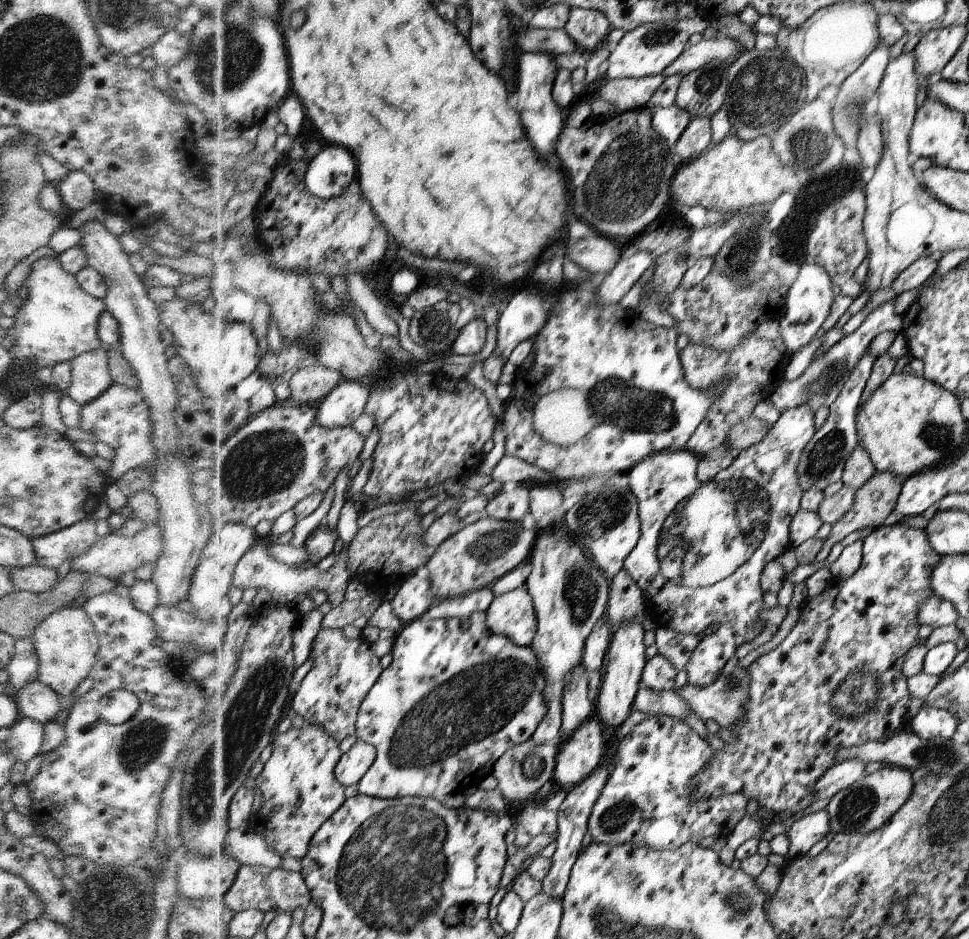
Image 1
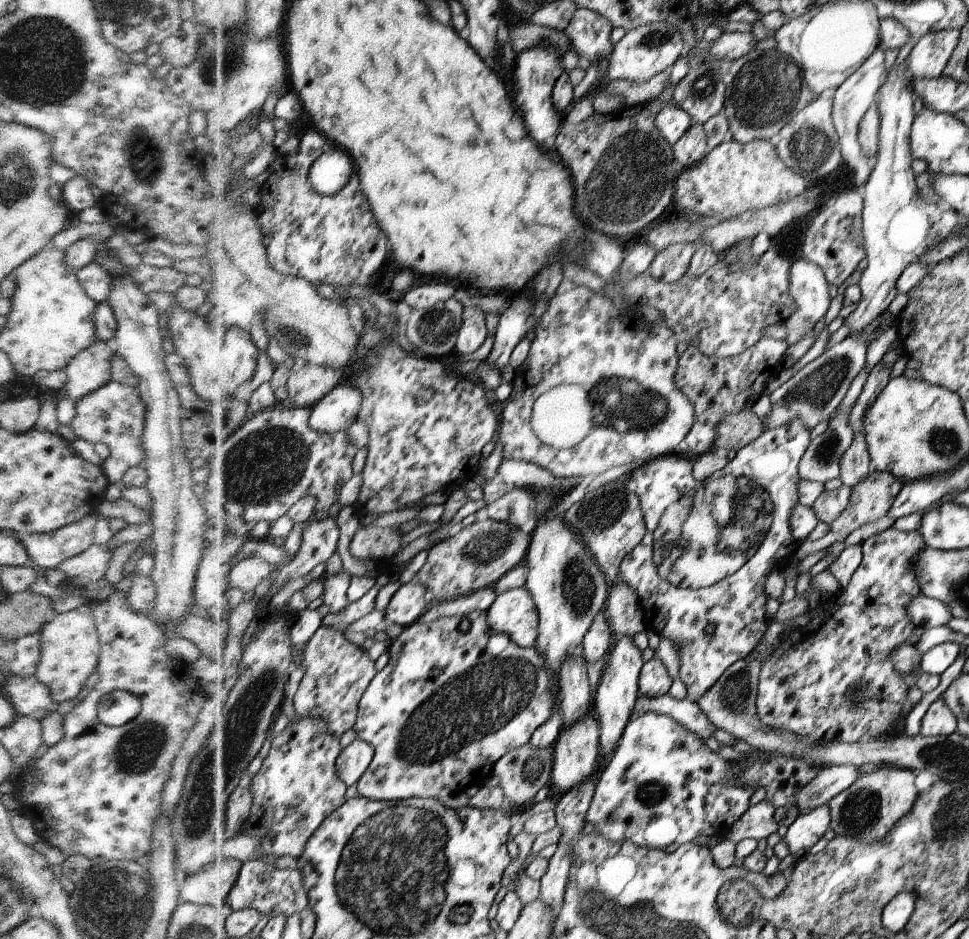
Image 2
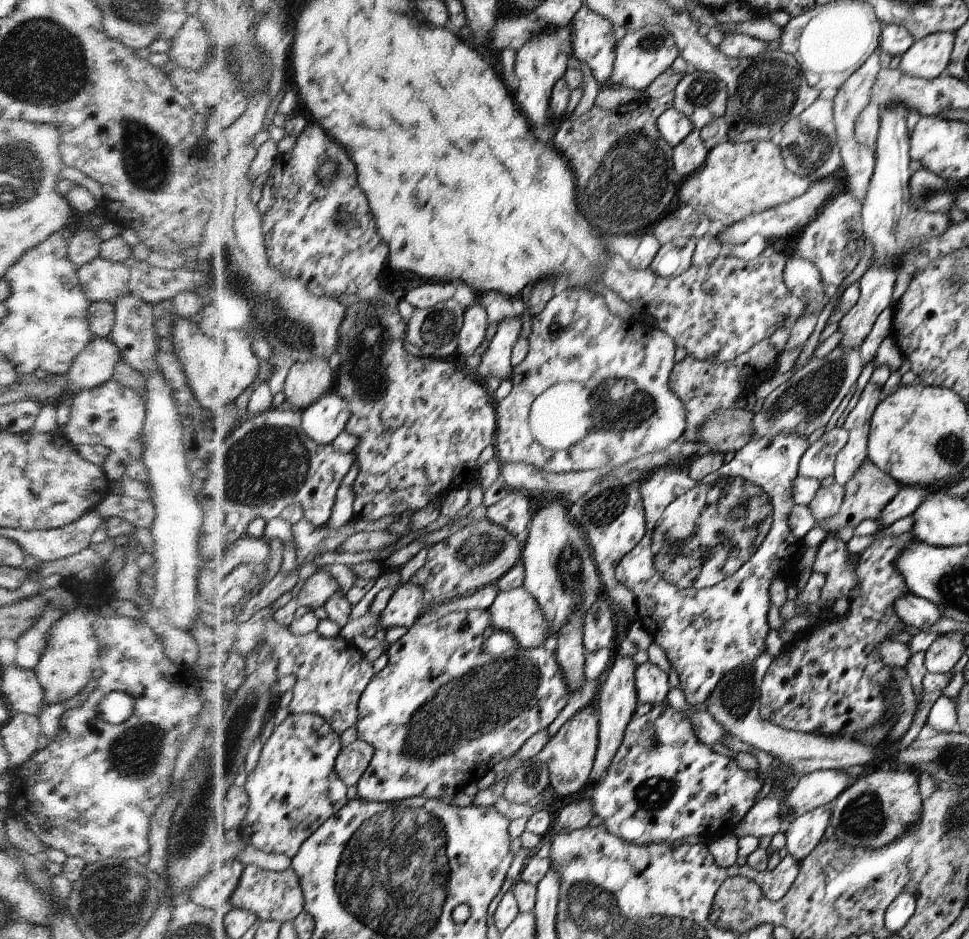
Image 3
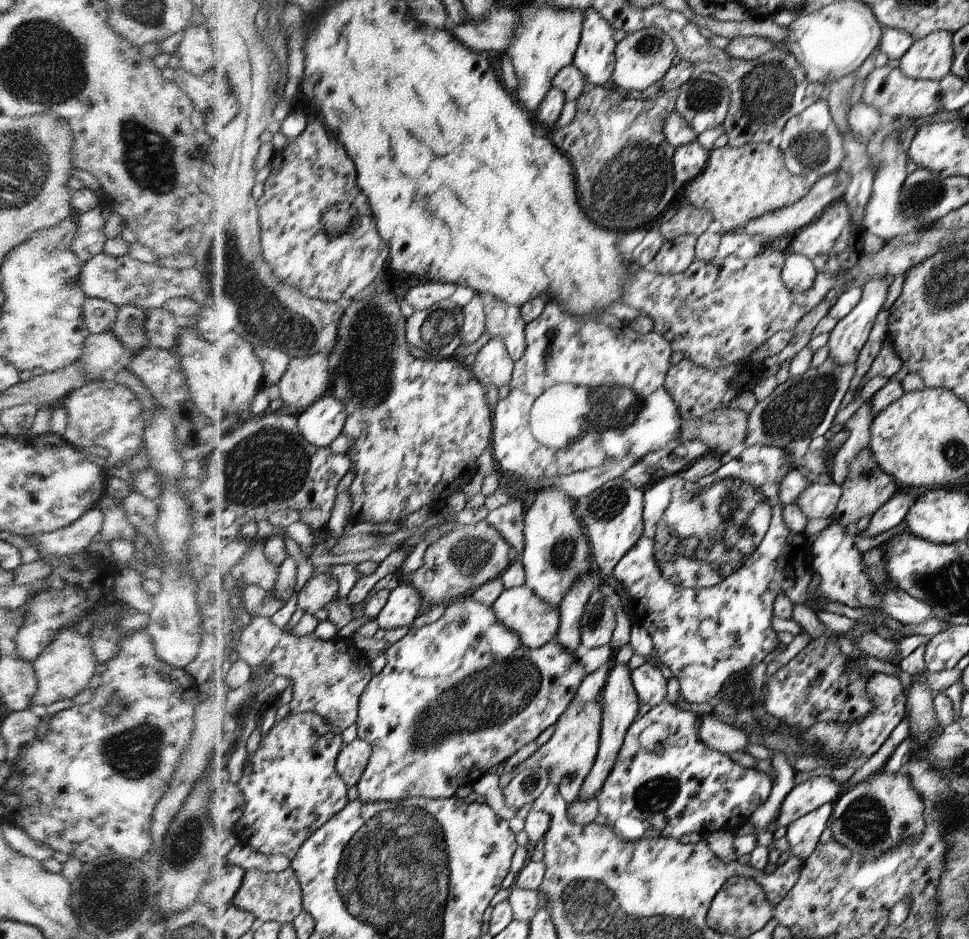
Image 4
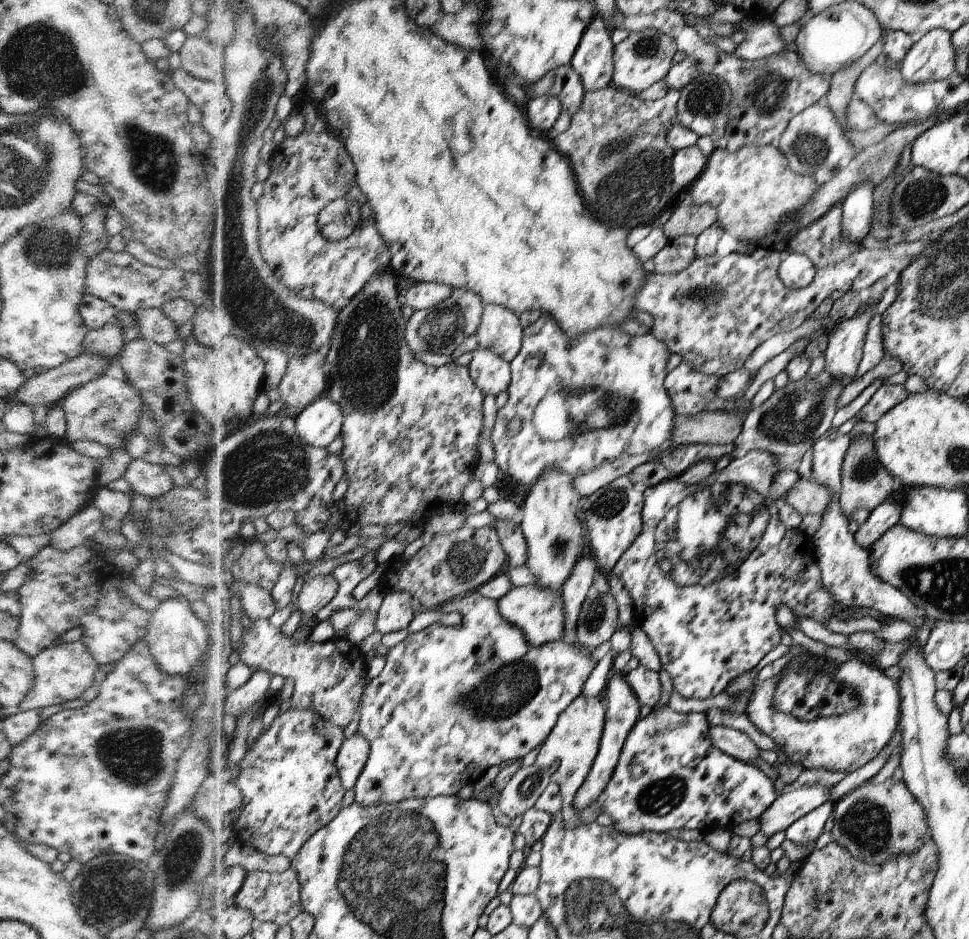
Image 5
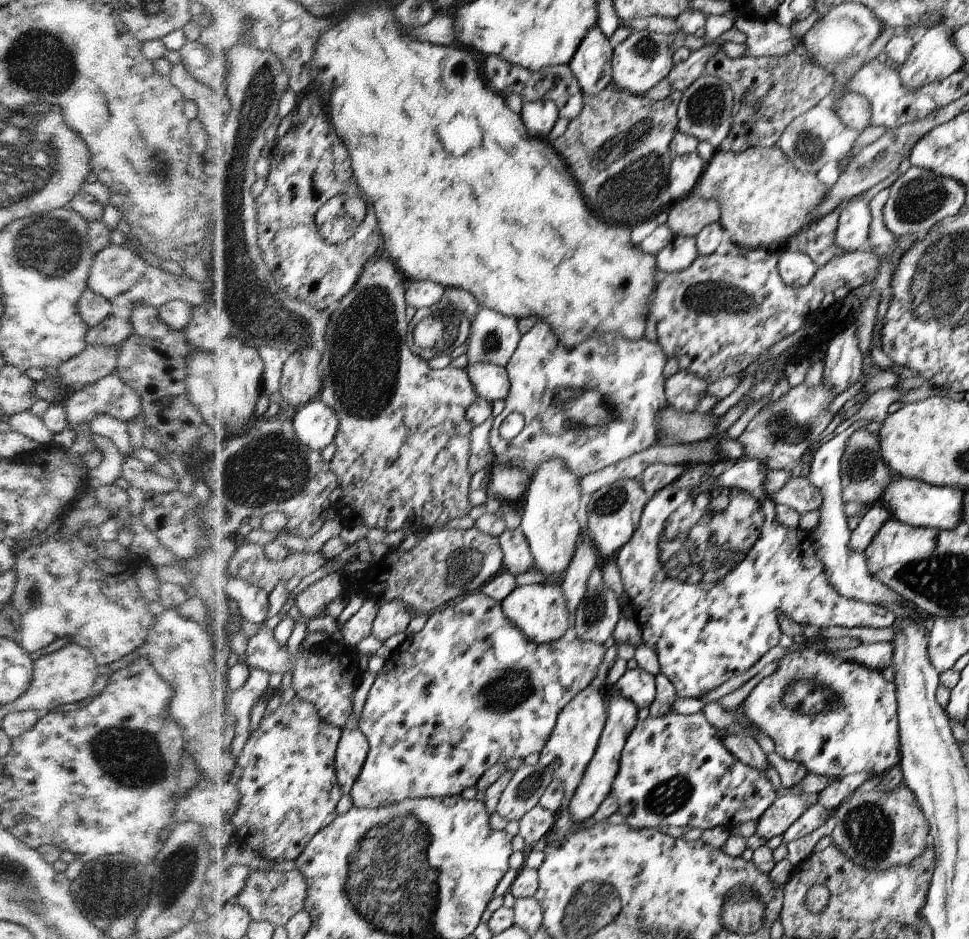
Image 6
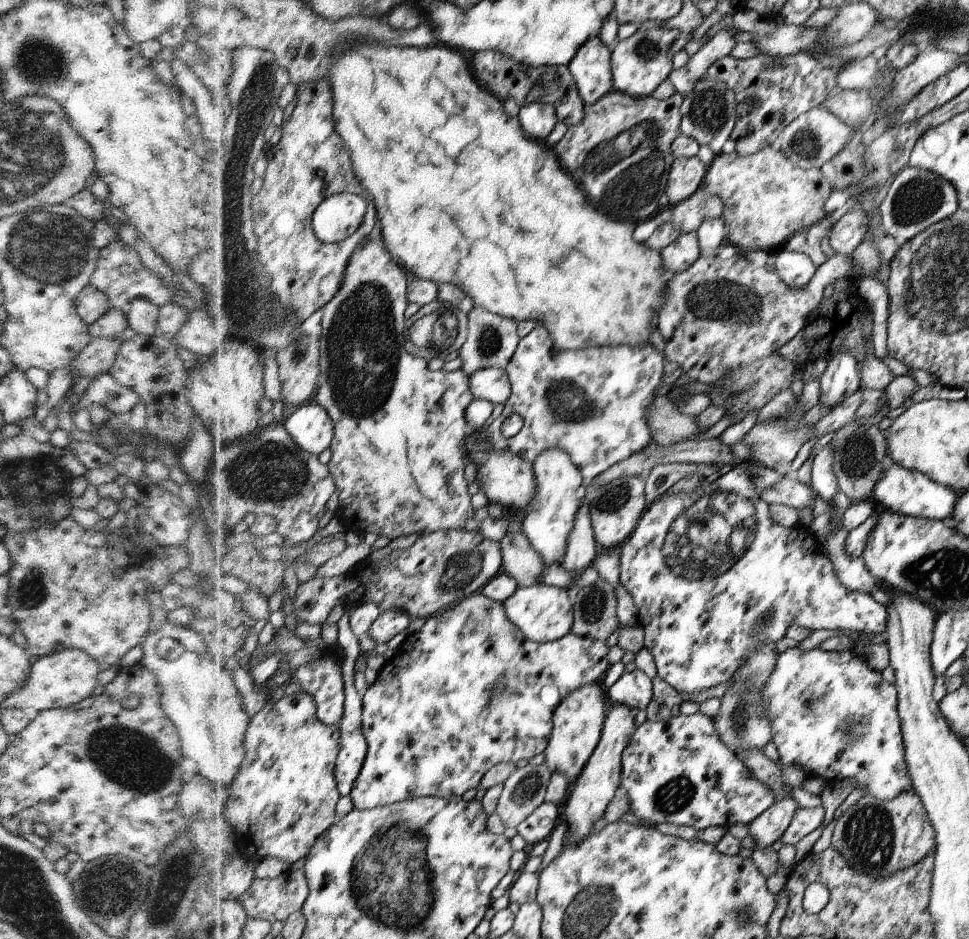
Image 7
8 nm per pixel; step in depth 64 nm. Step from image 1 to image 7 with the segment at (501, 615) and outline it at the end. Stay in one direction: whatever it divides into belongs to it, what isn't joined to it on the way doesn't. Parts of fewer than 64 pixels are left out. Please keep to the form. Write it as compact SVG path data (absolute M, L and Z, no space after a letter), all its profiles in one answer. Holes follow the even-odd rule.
M543 583L518 588L506 602L505 614L529 640L543 644L562 639L573 629L572 593L558 586Z

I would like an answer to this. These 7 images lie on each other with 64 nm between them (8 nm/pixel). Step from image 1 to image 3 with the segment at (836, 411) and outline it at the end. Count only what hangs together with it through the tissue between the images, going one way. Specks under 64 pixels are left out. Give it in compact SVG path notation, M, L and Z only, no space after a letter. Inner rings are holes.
M836 424L832 430L824 432L822 438L804 452L799 475L818 482L826 477L835 478L836 456L848 444L849 438L850 432L844 428L844 424L841 427Z

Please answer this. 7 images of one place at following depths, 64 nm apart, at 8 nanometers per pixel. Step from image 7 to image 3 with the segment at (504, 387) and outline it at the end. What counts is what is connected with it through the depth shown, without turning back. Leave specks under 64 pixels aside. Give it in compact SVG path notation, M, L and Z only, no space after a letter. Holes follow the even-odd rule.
M524 314L518 316L507 316L498 324L498 332L482 354L482 362L474 371L483 380L487 376L496 376L501 381L511 379L513 366L511 364L512 346L520 338L523 329L526 329L529 319Z

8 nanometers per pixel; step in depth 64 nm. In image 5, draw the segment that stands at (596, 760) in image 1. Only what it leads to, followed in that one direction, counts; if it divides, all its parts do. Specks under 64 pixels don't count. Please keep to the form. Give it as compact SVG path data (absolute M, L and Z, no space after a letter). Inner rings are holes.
M584 695L577 696L565 712L557 720L556 726L550 731L548 738L541 744L540 752L534 763L540 768L547 768L553 771L553 782L560 785L560 792L563 798L561 806L562 819L566 828L574 828L582 825L578 812L573 807L573 800L577 792L584 786L585 780L595 762L594 756L598 754L598 742L605 728L604 716L606 708L598 697L586 698Z

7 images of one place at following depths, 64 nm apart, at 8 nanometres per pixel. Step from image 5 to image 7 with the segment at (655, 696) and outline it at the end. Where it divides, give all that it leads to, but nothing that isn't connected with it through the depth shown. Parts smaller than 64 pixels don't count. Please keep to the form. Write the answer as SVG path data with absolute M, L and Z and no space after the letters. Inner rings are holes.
M642 670L626 672L607 690L612 702L626 704L630 709L645 710L654 696L654 682Z

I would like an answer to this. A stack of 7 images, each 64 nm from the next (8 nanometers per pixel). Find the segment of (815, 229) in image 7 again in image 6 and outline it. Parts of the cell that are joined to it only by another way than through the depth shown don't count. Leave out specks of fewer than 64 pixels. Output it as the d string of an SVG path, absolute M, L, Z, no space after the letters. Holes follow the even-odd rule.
M835 209L802 228L797 235L786 241L783 248L791 252L806 254L818 268L826 266L832 258L846 254L847 251L834 242L840 213L840 209Z

